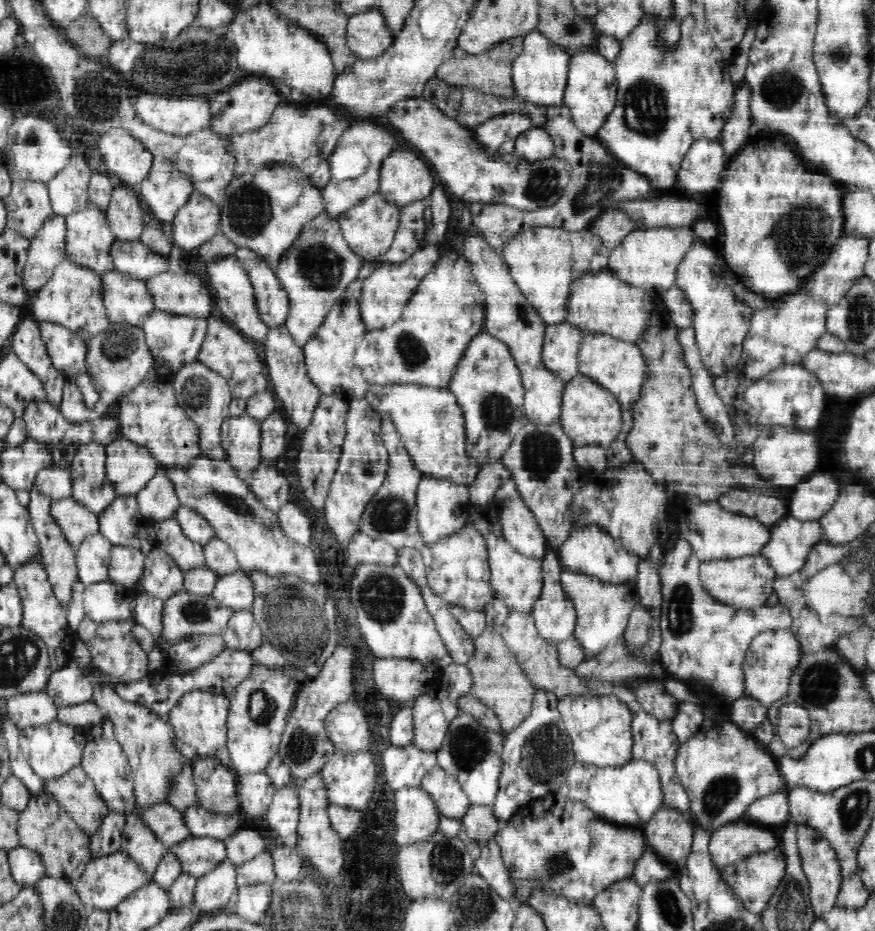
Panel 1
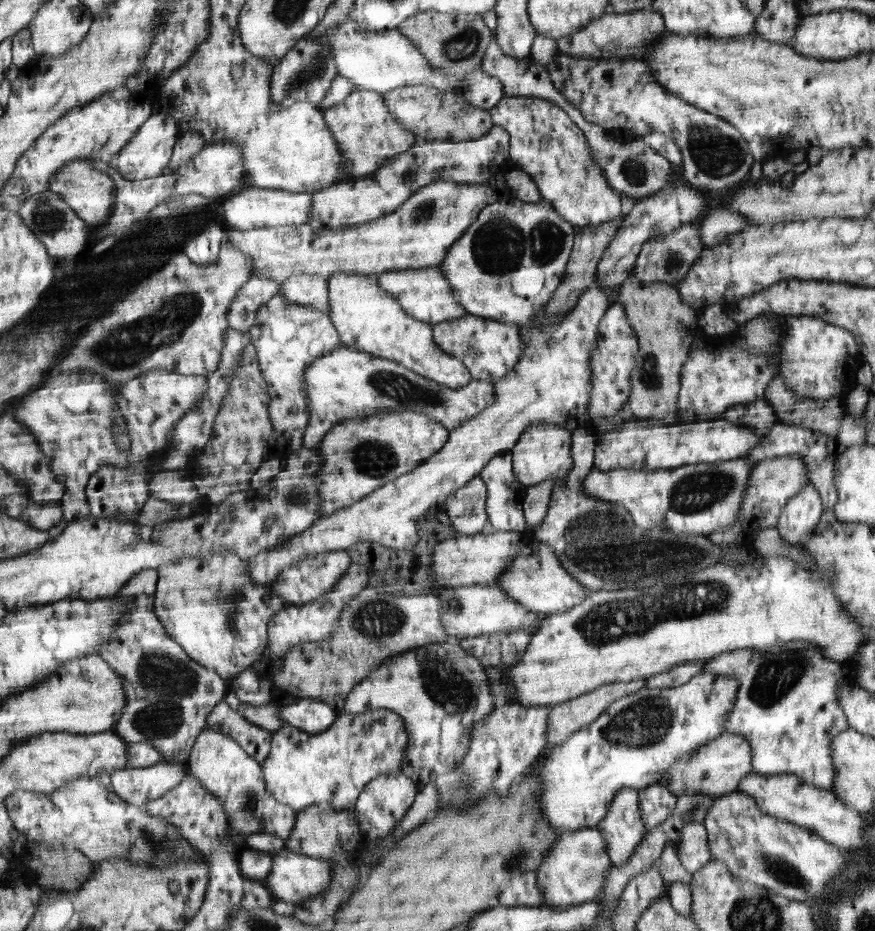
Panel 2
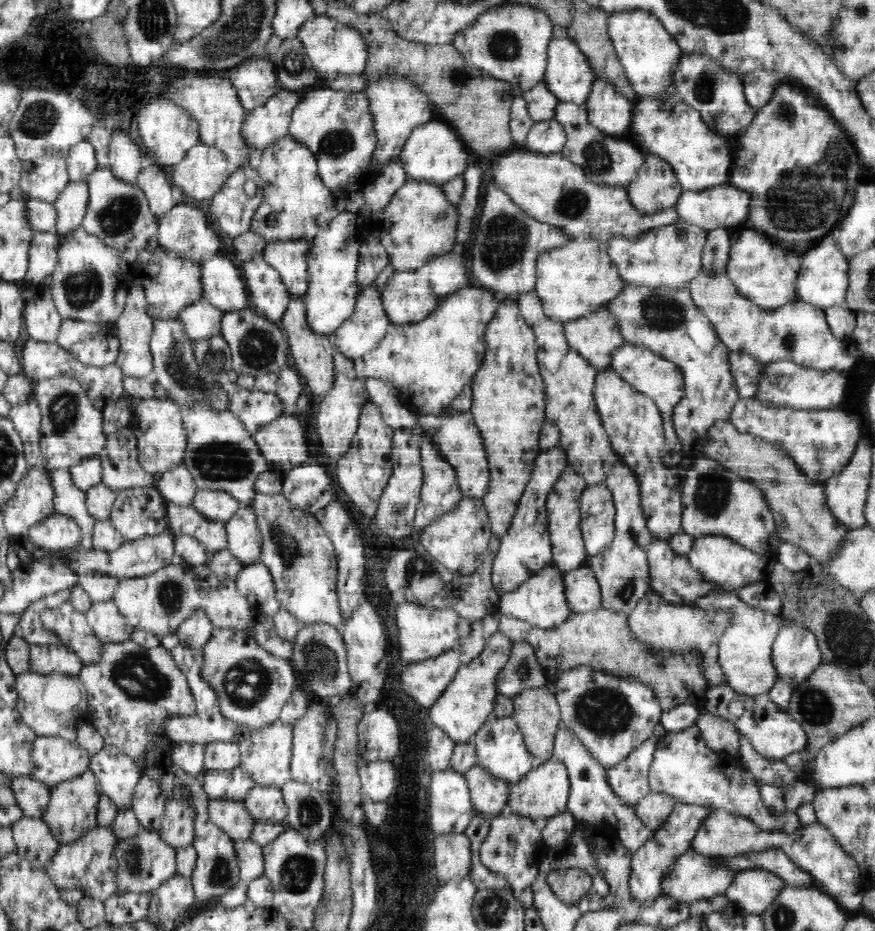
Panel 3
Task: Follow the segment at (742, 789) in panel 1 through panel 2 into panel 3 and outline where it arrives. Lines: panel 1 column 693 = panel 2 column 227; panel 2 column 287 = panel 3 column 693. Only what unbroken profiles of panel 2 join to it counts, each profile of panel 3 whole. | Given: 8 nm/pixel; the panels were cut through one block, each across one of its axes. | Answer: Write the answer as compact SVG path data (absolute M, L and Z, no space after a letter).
M675 803L666 822L653 830L646 844L642 844L641 848L632 853L630 880L628 880L630 881L630 894L634 895L634 899L638 899L640 904L644 900L654 900L663 895L663 878L670 872L675 861L690 849L692 837L710 812L712 810L709 806Z

